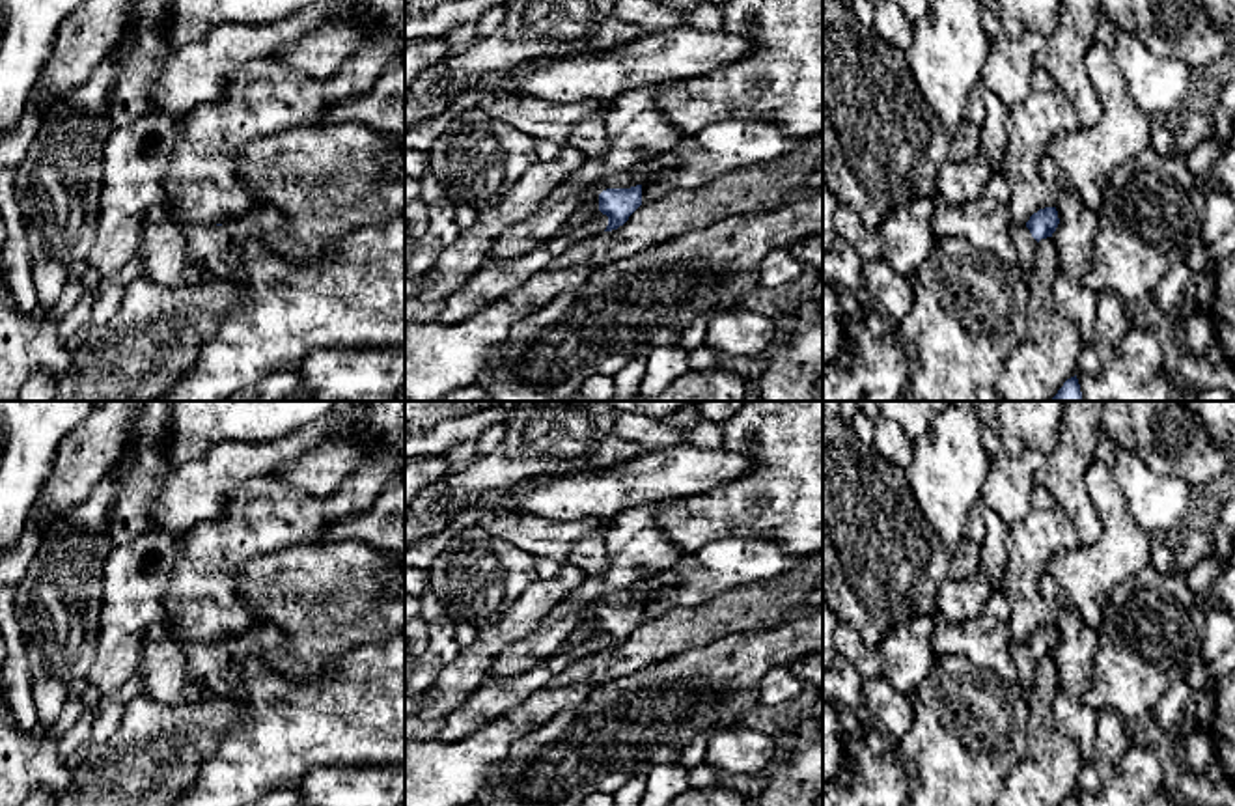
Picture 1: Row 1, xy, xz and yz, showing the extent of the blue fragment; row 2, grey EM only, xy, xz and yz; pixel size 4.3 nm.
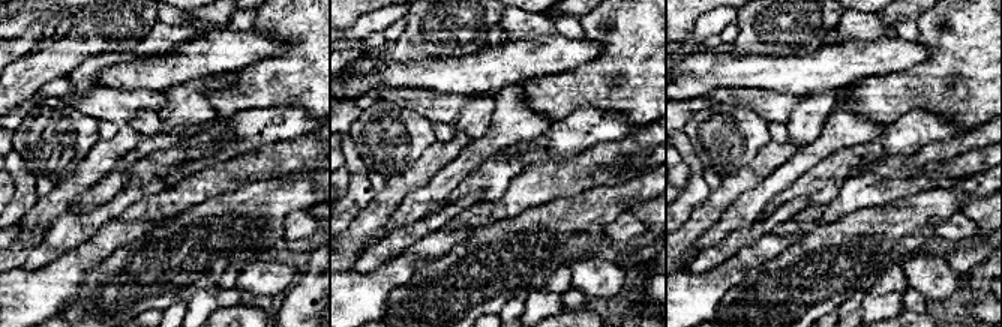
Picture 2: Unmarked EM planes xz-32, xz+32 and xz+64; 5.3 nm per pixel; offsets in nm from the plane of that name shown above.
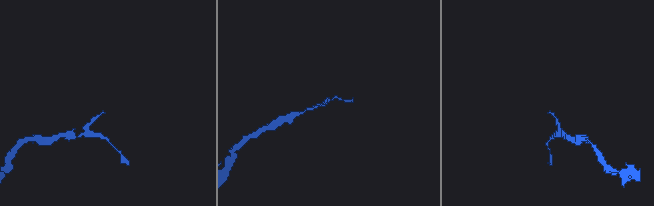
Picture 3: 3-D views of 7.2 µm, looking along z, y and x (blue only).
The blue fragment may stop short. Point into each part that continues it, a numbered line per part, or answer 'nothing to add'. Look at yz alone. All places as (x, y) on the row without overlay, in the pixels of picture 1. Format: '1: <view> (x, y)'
1: yz (1025, 661)

